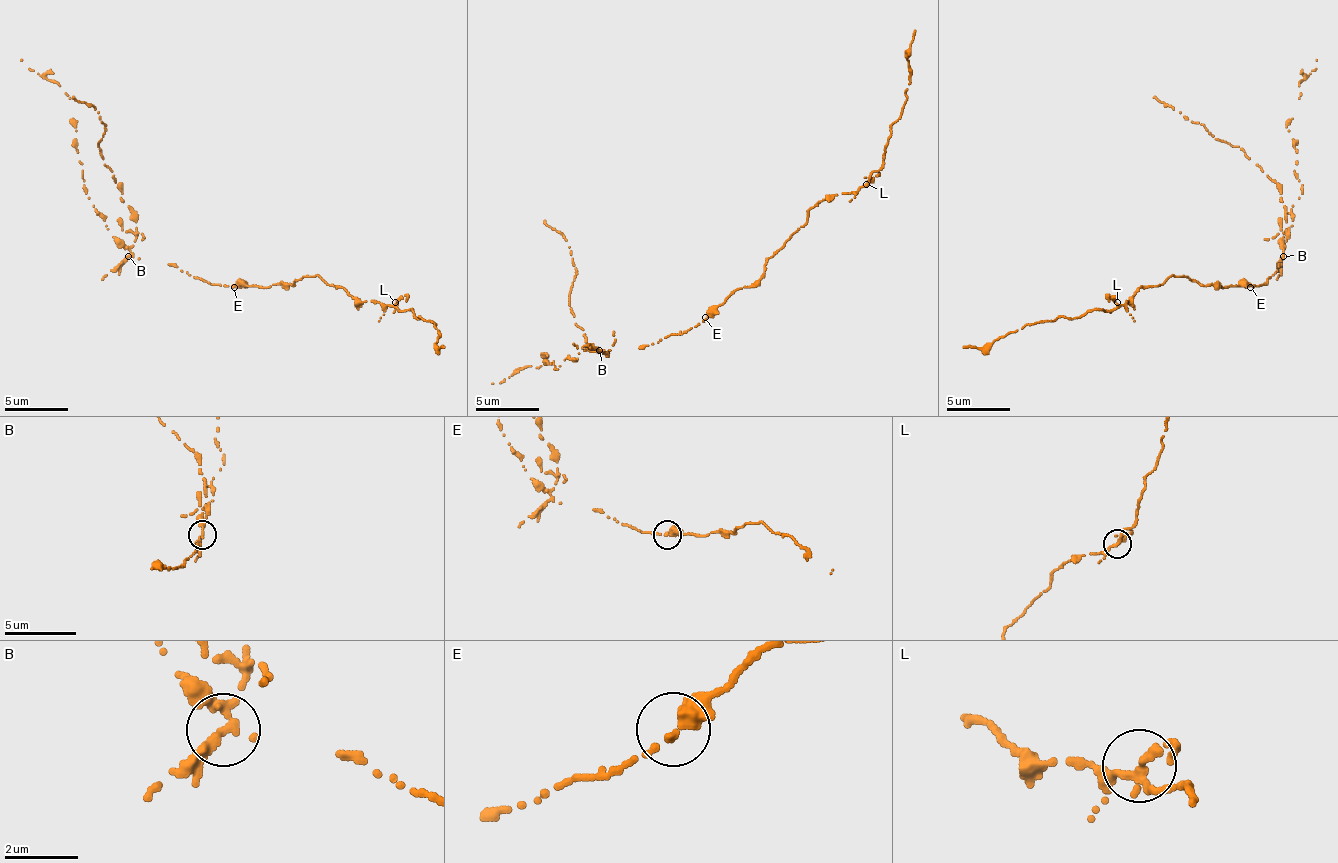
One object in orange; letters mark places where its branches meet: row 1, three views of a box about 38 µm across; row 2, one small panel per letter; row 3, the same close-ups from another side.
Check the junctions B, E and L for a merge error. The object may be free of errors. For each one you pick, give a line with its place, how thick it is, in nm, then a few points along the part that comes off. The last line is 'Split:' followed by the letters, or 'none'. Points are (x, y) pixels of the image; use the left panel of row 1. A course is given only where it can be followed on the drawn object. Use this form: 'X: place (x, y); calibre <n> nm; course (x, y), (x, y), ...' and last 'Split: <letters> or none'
B: place (128, 256); calibre 240 nm; course (129, 255), (135, 229), (135, 210), (123, 201), (123, 191), (97, 147), (104, 134), (100, 115), (72, 96)
Split: B

